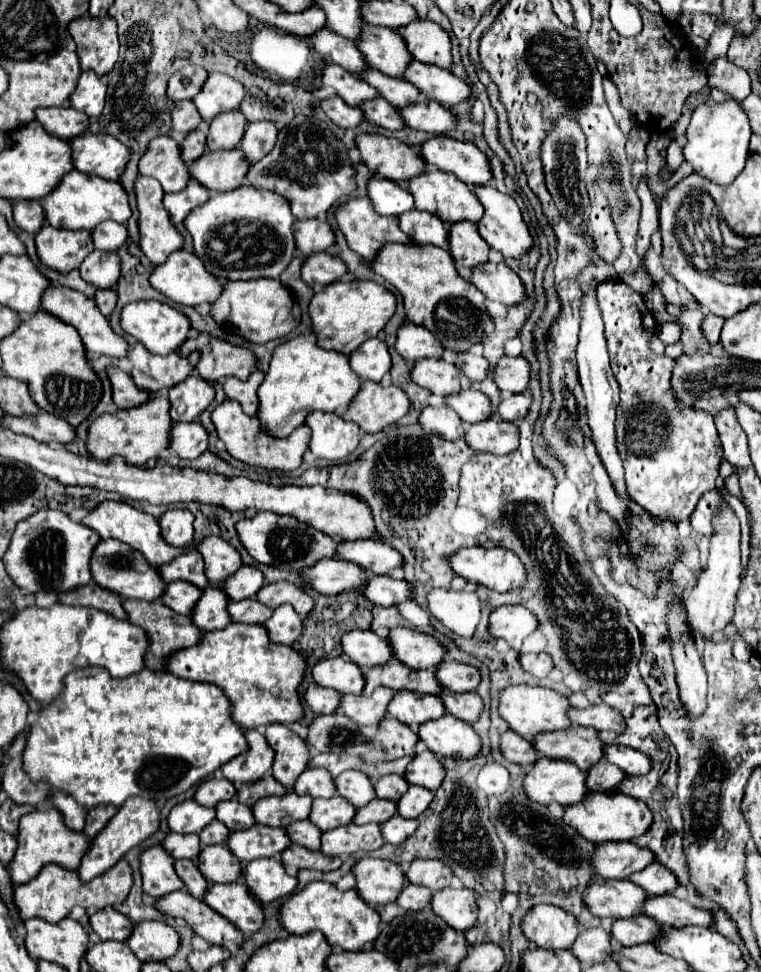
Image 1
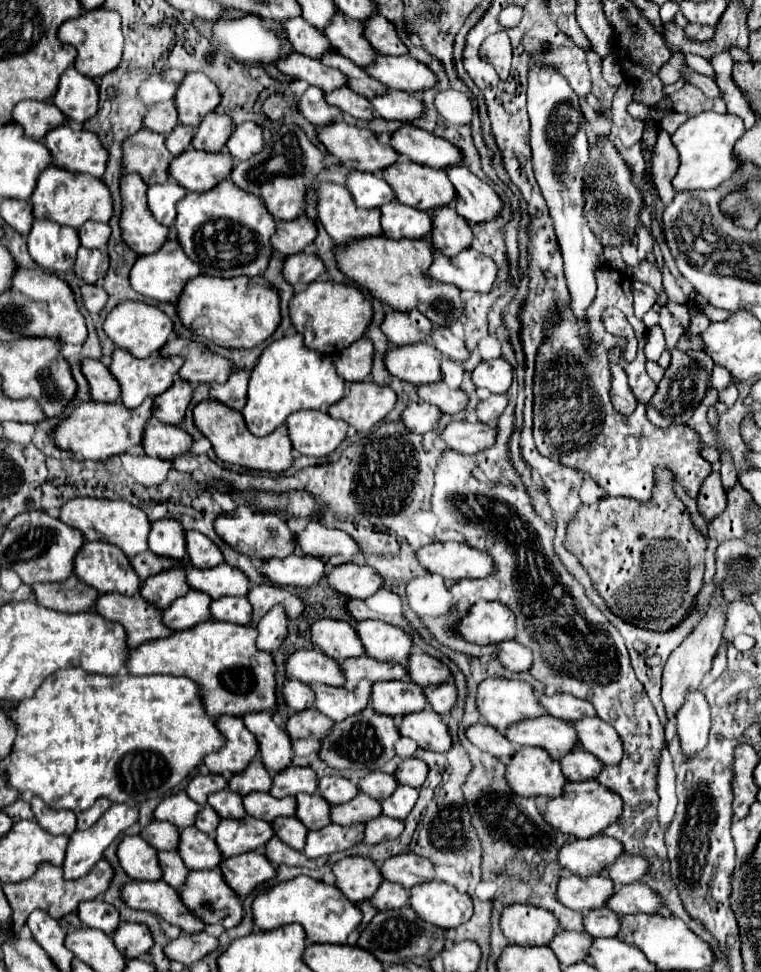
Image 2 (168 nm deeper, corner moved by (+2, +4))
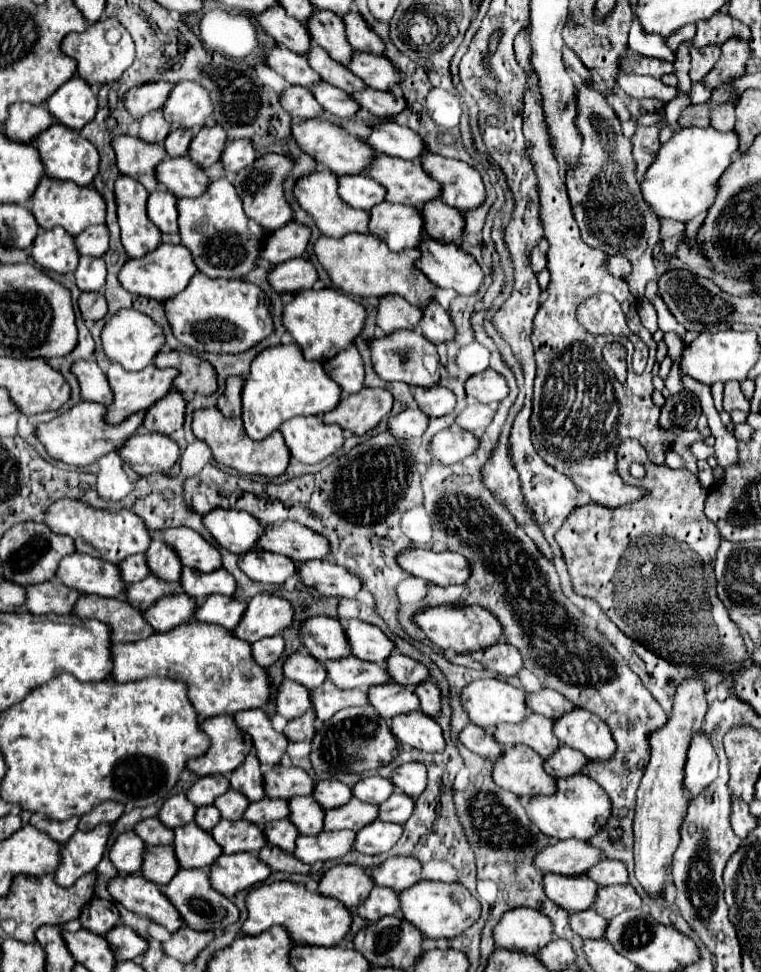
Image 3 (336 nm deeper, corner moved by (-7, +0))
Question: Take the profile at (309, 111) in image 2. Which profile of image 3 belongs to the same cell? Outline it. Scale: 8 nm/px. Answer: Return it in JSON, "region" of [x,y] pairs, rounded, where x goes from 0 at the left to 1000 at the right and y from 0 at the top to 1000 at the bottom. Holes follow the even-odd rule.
{"region":[[[382,88],[369,99],[369,107],[385,119],[385,126],[398,126],[424,119],[424,111],[419,111],[419,105],[414,103],[414,99],[409,99],[409,93],[398,88]]]}

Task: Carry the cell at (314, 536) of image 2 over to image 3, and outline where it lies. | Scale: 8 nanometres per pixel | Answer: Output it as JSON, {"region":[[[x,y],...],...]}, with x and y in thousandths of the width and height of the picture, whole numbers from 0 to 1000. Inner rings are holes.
{"region":[[[380,535],[369,541],[351,541],[340,560],[346,566],[380,572],[390,578],[427,576],[435,570],[435,562],[427,551]]]}

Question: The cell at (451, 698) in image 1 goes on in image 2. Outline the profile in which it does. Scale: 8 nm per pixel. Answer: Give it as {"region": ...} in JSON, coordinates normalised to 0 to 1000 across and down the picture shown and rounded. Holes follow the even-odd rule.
{"region":[[[583,702],[576,706],[560,706],[557,716],[573,735],[589,737],[599,722],[599,706],[594,702]]]}

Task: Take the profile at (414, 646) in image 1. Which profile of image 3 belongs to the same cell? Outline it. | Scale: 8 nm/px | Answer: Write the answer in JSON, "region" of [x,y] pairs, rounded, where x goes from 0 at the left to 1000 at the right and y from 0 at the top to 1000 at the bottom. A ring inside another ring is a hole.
{"region":[[[459,638],[453,650],[464,675],[469,675],[472,679],[506,683],[509,675],[514,675],[514,671],[519,669],[519,663],[503,652],[503,648],[498,648],[490,642],[474,638]]]}

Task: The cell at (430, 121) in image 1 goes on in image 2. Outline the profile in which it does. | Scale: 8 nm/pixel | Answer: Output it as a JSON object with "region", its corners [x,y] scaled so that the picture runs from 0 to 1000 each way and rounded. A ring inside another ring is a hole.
{"region":[[[512,93],[507,97],[499,97],[486,103],[494,117],[507,123],[523,123],[523,126],[541,126],[544,121],[552,121],[557,115],[555,103],[547,97],[528,95],[528,93]]]}

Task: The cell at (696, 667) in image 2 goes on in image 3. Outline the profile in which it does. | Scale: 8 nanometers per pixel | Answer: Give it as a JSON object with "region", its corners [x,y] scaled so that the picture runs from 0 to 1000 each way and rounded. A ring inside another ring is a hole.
{"region":[[[913,693],[892,704],[884,720],[884,733],[871,749],[855,755],[855,782],[848,790],[837,813],[834,833],[834,901],[840,909],[853,918],[863,920],[876,909],[874,889],[882,889],[884,877],[892,868],[892,850],[903,833],[903,819],[898,817],[898,790],[903,782],[903,770],[913,753],[921,751],[929,733],[929,706],[926,700]]]}

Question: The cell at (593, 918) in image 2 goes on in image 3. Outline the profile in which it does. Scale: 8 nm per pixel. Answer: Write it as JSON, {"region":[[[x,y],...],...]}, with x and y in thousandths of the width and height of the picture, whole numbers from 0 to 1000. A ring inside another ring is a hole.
{"region":[[[779,934],[753,940],[748,951],[763,965],[792,965],[792,959],[798,957],[798,947],[792,947],[792,942],[787,942]]]}

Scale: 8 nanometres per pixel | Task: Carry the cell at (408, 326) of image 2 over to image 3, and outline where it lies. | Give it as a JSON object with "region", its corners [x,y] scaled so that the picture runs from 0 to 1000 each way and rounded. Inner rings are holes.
{"region":[[[506,305],[498,309],[495,335],[501,337],[503,344],[522,342],[524,337],[548,337],[553,327],[556,327],[556,319],[535,313],[524,305]]]}

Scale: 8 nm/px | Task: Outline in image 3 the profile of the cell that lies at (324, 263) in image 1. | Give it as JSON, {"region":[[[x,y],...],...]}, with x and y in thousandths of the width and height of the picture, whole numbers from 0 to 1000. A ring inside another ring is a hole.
{"region":[[[398,265],[377,267],[367,274],[361,274],[353,282],[353,292],[369,302],[375,302],[375,300],[390,302],[396,298],[406,298],[406,296],[411,296],[411,292],[417,288],[419,288],[419,282],[417,282],[411,270],[398,267]]]}

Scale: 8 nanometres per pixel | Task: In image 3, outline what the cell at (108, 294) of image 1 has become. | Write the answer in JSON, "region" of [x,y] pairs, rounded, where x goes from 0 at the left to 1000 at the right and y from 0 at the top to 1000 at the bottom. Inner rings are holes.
{"region":[[[109,300],[104,307],[104,319],[117,333],[127,331],[141,323],[141,309],[135,309],[135,302],[130,300]]]}

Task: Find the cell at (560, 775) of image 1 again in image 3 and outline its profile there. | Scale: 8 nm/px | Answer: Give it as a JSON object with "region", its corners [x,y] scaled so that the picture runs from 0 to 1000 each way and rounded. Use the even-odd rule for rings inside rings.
{"region":[[[687,765],[664,770],[648,790],[648,802],[656,811],[698,821],[706,817],[729,817],[732,802],[714,790],[714,780]]]}

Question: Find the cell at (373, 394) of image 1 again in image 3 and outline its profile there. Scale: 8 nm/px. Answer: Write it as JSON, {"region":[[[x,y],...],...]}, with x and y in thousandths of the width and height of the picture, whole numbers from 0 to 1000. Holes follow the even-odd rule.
{"region":[[[477,399],[469,405],[451,409],[443,420],[424,428],[430,436],[445,436],[464,447],[480,447],[490,442],[516,418],[516,407],[506,399]]]}

